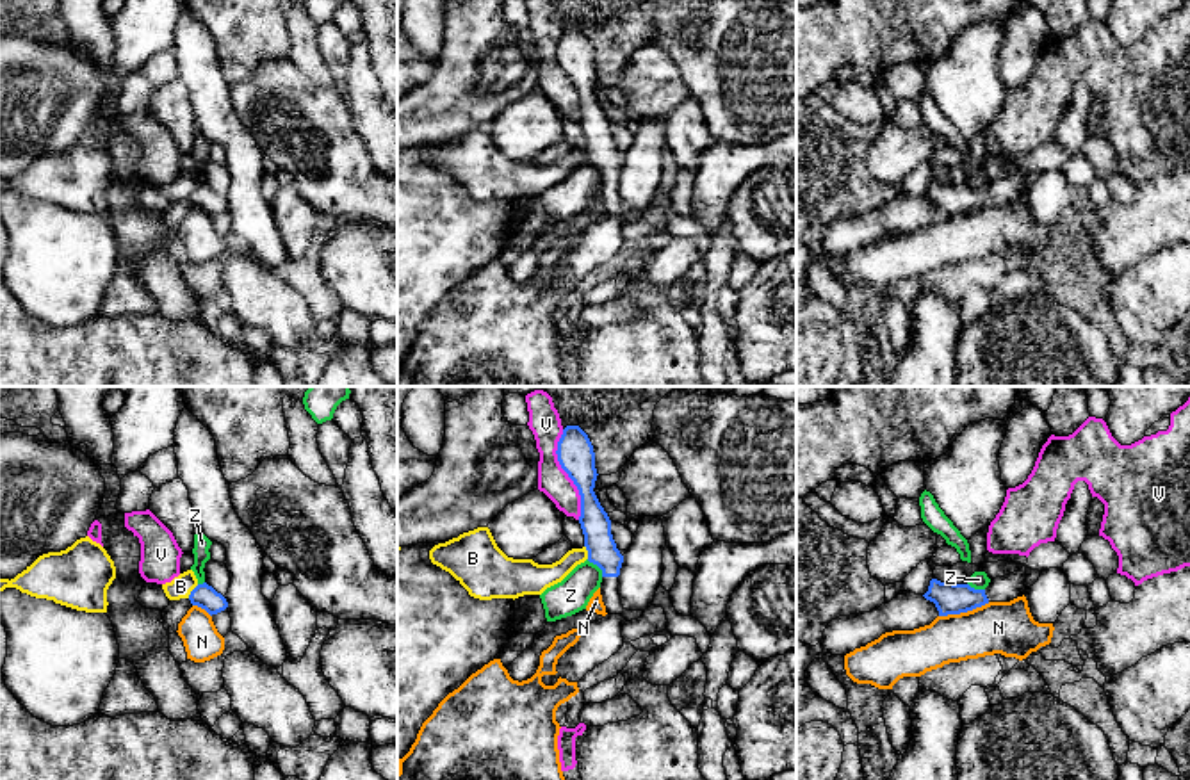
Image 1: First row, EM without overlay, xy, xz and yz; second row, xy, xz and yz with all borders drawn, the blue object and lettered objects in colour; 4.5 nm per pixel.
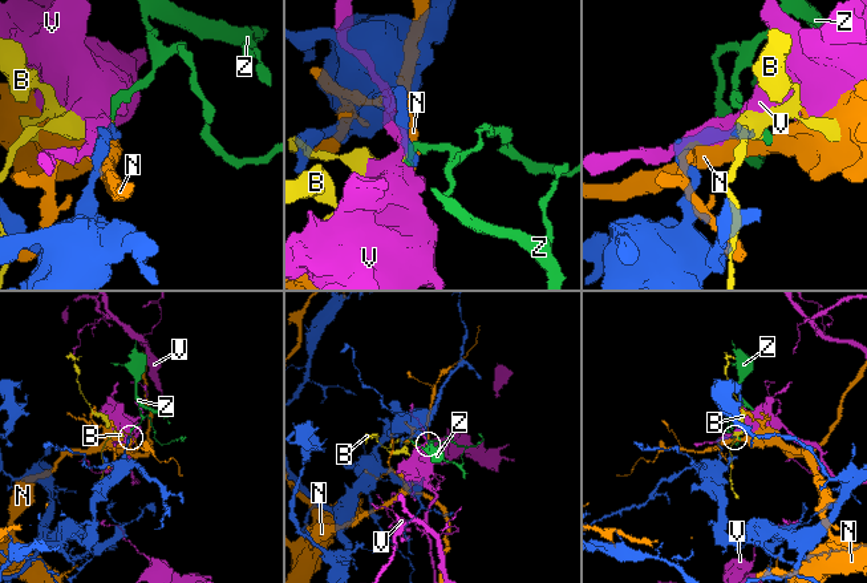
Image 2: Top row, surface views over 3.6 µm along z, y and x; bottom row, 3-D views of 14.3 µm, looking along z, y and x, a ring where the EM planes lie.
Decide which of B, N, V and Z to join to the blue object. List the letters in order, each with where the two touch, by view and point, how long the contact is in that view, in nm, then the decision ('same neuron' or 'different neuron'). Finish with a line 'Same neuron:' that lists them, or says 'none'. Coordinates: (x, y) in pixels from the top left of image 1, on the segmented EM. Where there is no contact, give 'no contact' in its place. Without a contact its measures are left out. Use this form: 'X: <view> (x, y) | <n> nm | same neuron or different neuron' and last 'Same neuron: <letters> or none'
B: xy (191, 592) | 80 nm | different neuron
N: yz (964, 611) | 240 nm | different neuron
V: xz (567, 472) | 420 nm | different neuron
Z: xz (597, 565) | 110 nm | different neuron
Same neuron: none

